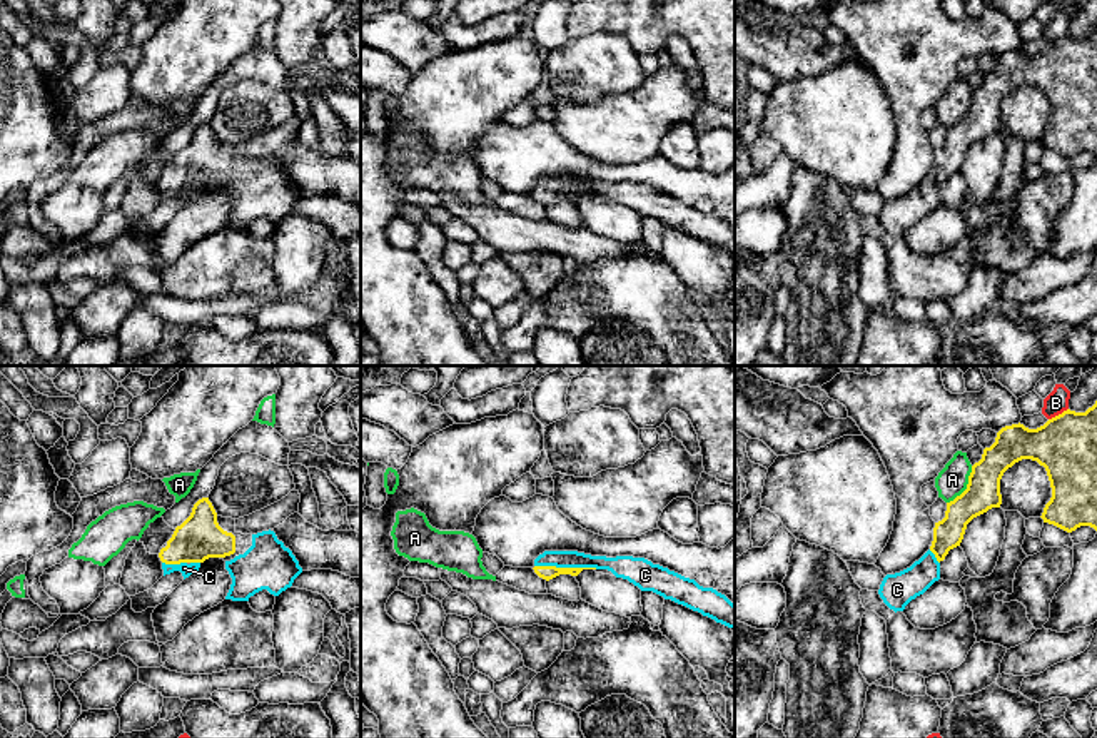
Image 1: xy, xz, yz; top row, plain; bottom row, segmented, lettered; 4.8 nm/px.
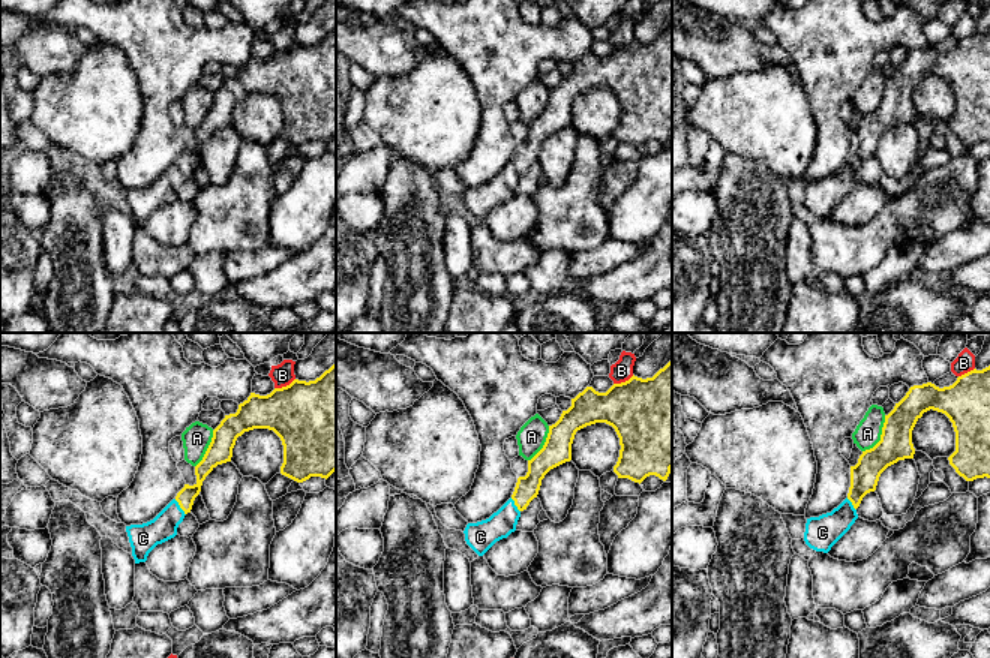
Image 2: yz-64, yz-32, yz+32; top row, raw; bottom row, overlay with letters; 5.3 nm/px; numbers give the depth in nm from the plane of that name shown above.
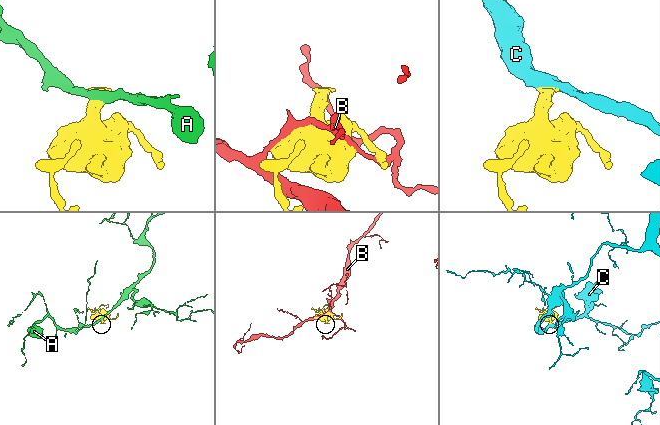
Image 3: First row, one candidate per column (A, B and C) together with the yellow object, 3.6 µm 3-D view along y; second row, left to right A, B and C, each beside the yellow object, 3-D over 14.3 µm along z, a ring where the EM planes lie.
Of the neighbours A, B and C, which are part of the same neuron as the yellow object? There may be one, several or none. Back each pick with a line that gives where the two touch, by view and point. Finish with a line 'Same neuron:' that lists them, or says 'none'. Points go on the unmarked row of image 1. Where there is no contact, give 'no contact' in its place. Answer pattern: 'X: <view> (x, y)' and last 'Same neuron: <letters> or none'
C: xz (566, 194)
Same neuron: C

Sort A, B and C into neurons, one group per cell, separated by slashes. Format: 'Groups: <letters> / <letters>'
Groups: A / B / C

